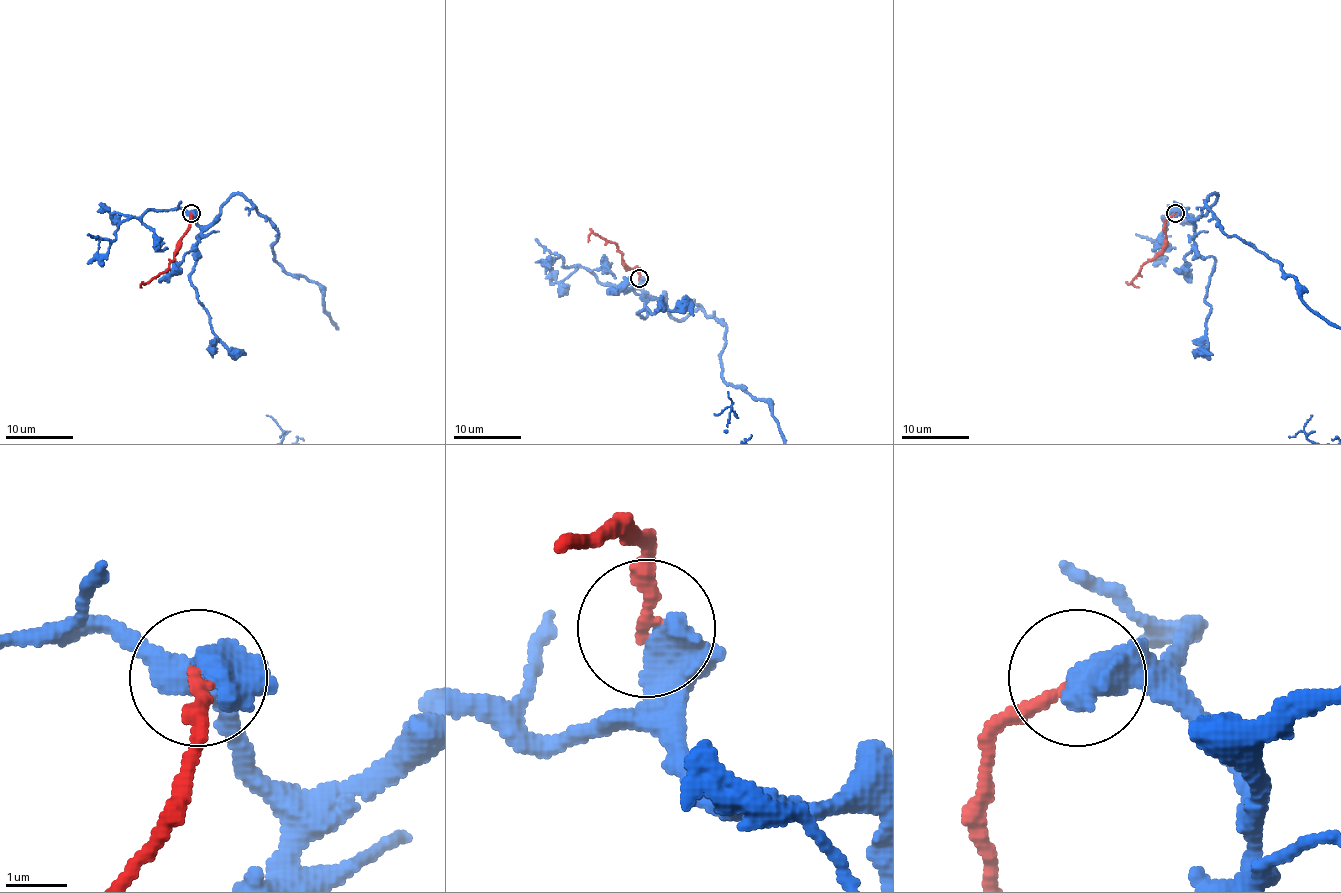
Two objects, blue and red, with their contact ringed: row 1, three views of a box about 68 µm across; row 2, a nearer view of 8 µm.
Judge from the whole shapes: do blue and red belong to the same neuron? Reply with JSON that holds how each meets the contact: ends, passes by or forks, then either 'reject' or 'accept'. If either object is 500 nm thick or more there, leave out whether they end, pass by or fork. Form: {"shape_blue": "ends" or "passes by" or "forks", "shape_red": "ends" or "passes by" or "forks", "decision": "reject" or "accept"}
{"decision": "reject"}

